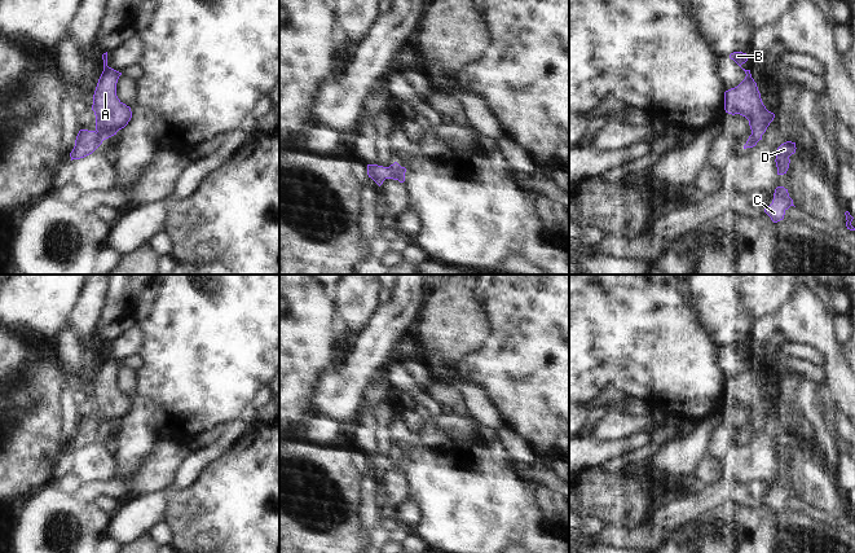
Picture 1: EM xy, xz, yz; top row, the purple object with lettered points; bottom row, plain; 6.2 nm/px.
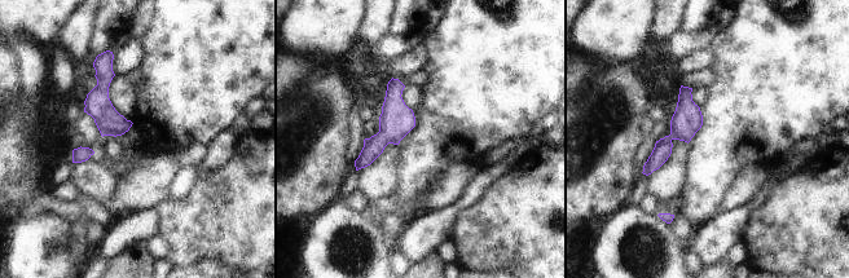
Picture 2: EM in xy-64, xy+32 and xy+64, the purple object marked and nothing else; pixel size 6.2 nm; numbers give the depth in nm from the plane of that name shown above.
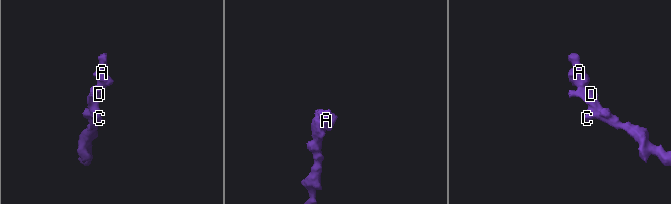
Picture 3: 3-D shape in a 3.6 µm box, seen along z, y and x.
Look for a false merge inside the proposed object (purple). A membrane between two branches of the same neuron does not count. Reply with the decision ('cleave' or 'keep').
keep

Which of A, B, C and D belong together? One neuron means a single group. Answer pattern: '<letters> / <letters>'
A B C D

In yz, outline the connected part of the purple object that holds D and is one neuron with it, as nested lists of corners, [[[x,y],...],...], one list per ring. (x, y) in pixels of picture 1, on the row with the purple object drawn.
[[[786,141],[777,148],[775,159],[777,167],[777,175],[786,174],[790,163],[789,157],[795,153],[795,149],[797,149],[795,142],[792,141]]]

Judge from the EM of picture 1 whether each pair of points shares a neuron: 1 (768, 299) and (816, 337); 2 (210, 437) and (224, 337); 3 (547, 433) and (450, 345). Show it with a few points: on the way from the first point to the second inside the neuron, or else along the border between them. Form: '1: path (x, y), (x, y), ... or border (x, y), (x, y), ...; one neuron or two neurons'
1: border (796, 288), (774, 312), (761, 316), (754, 323); two neurons
2: border (220, 425), (215, 429), (201, 431), (189, 447); two neurons
3: border (487, 337), (479, 347), (452, 367); two neurons

